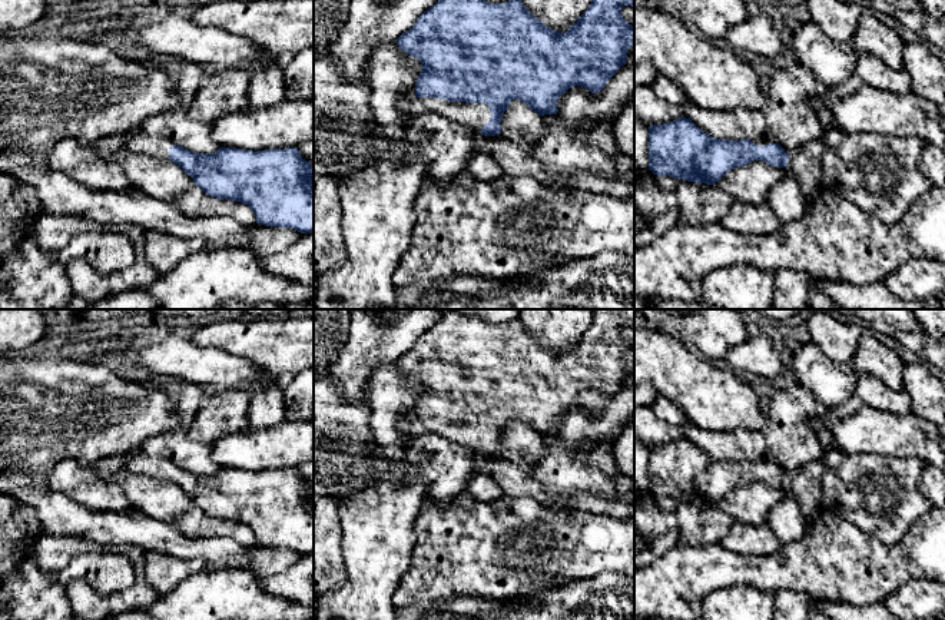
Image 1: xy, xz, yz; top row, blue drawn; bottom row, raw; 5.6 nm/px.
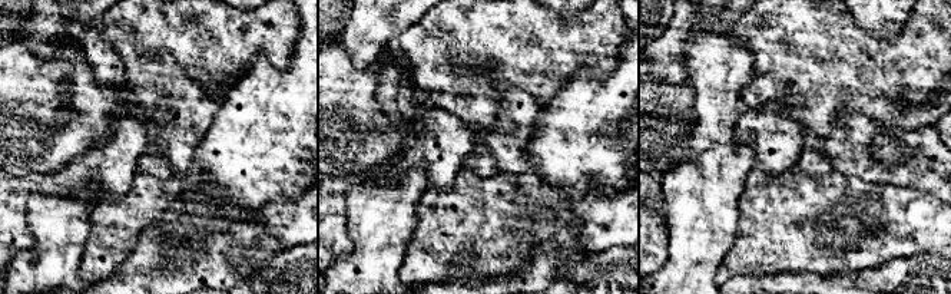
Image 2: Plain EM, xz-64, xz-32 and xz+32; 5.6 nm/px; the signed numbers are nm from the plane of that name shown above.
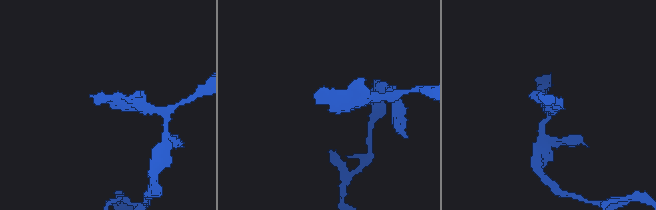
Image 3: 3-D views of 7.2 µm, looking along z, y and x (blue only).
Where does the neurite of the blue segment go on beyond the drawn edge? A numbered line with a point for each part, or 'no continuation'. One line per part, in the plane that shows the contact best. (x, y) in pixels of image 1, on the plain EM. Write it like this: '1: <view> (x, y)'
1: xz (476, 436)

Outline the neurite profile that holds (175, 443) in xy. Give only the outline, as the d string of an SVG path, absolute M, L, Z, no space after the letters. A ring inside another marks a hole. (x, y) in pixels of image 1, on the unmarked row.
M189 384L180 397L175 399L173 405L179 425L169 432L150 437L137 451L149 457L169 458L193 474L218 473L220 467L210 458L210 445L193 441L188 435L188 430L200 410L203 398L203 388Z

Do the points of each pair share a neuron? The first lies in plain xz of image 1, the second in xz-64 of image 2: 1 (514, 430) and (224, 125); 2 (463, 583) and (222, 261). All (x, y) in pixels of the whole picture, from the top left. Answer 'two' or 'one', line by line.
1: two
2: two

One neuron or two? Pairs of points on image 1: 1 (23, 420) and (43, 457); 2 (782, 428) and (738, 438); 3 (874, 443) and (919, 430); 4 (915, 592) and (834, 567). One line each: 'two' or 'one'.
1: one
2: one
3: one
4: two

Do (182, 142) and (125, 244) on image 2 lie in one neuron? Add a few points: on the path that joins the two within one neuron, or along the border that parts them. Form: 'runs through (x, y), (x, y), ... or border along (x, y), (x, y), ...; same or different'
border along (194, 171), (175, 175); different

